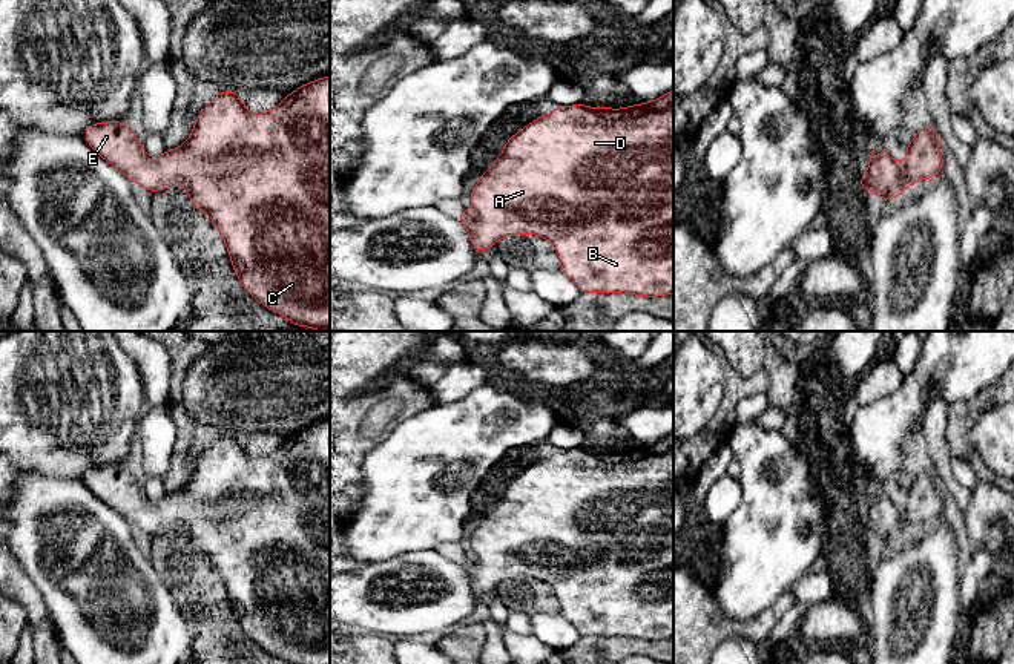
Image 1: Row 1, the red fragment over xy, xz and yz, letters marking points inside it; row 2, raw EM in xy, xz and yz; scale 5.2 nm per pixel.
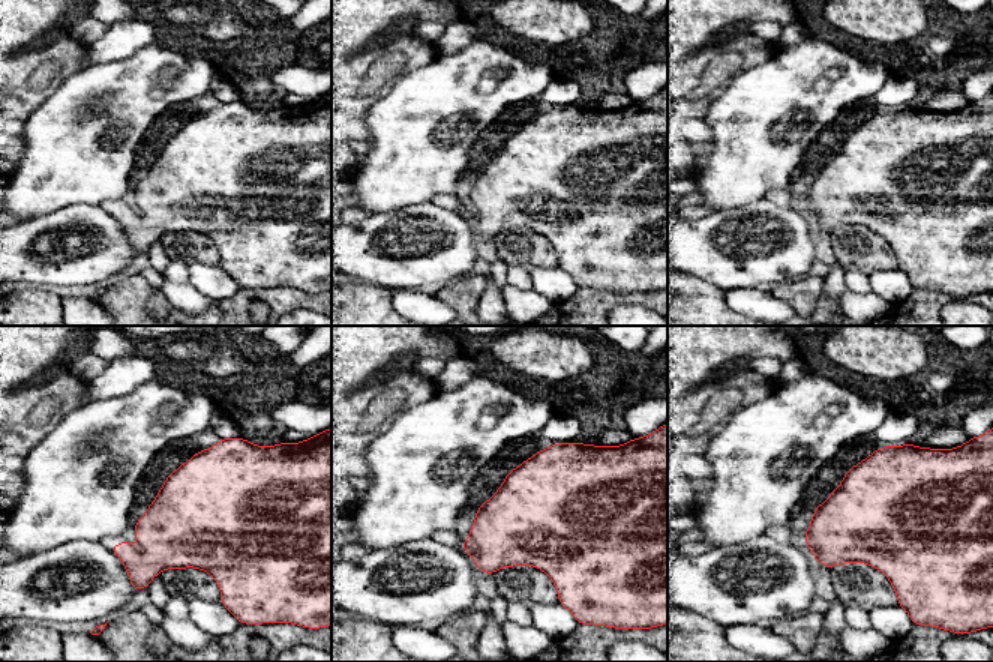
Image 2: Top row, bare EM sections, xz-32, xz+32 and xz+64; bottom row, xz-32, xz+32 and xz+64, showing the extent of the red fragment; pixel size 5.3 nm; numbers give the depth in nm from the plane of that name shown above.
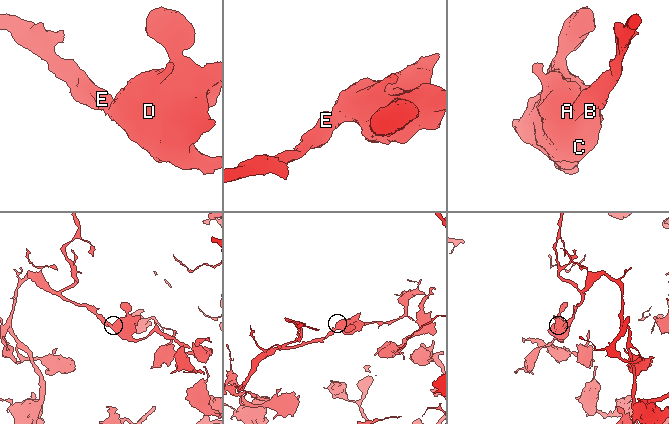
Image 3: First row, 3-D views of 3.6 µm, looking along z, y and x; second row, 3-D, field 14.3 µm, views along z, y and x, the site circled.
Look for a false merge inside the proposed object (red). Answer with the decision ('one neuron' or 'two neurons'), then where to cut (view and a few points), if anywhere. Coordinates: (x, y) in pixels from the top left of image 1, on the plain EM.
one neuron; no cut

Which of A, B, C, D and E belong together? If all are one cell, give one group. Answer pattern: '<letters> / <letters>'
A B C D E

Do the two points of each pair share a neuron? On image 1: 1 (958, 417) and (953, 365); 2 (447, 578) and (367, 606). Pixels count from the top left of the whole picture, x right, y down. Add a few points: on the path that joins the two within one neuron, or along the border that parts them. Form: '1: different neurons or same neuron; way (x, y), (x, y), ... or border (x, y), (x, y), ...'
1: different neurons; border (988, 385), (974, 396), (950, 405)
2: same neuron; way (427, 591), (402, 598), (391, 609), (387, 608)

